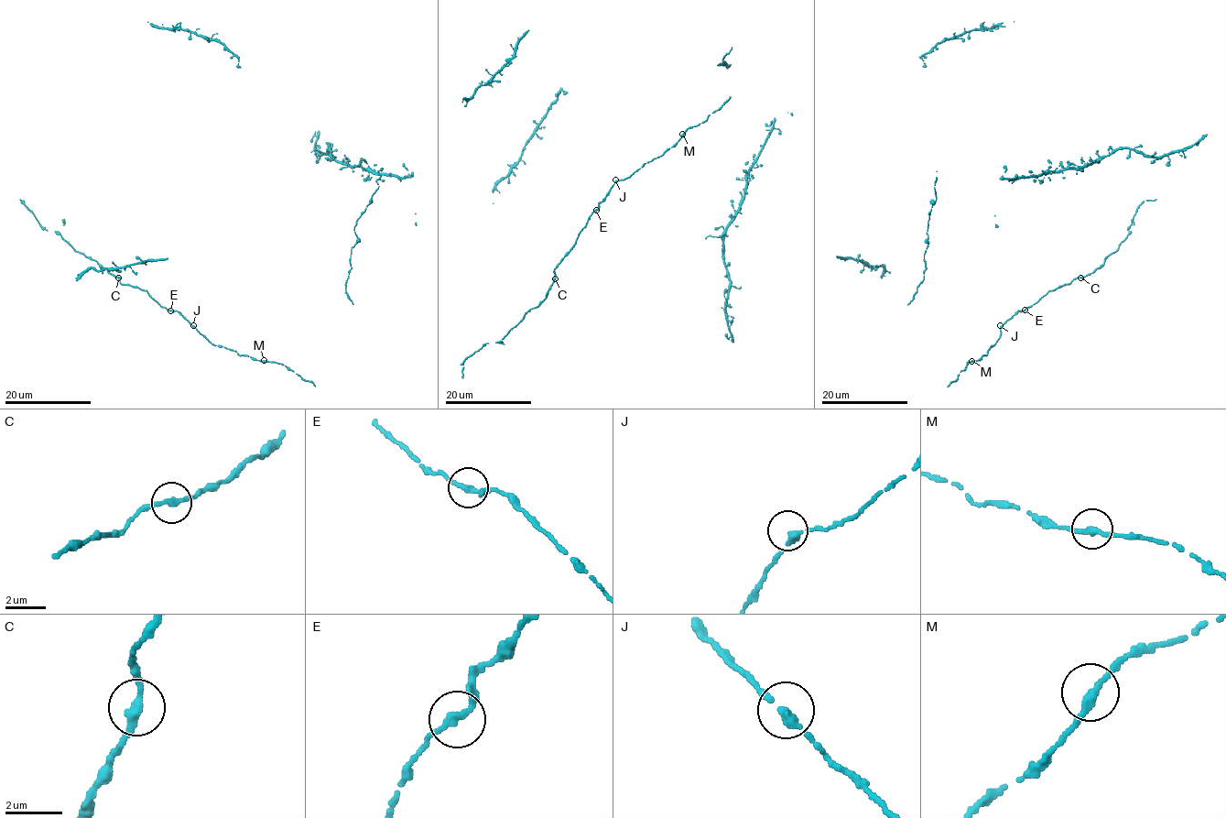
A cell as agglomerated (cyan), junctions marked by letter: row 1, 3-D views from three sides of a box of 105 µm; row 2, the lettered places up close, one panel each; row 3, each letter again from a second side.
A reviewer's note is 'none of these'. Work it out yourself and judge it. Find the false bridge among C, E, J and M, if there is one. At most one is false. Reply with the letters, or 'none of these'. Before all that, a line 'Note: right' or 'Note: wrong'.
Note: right
none of these

